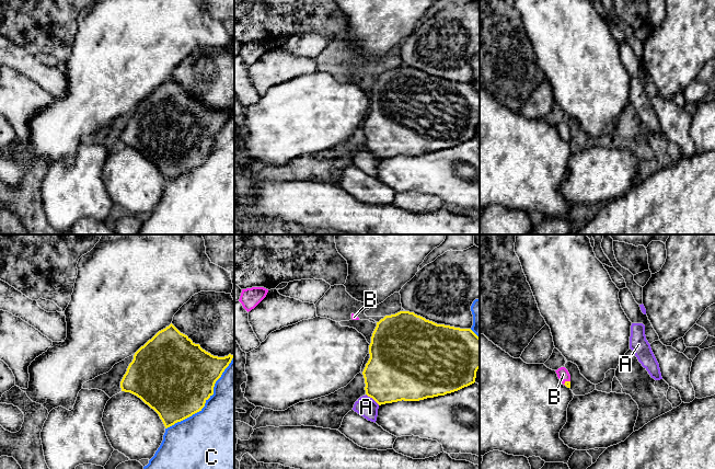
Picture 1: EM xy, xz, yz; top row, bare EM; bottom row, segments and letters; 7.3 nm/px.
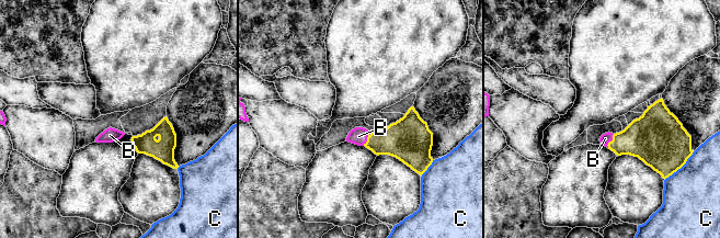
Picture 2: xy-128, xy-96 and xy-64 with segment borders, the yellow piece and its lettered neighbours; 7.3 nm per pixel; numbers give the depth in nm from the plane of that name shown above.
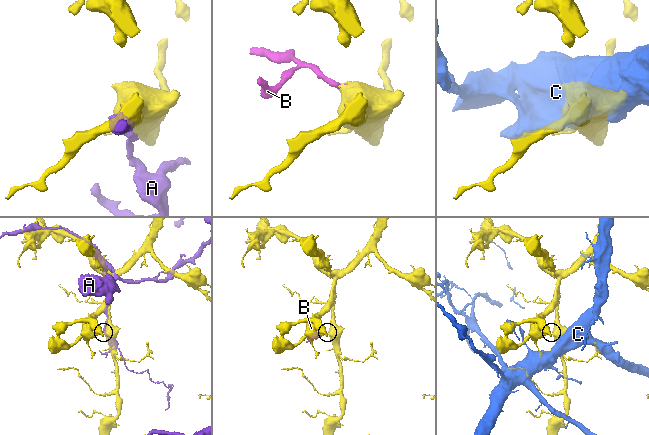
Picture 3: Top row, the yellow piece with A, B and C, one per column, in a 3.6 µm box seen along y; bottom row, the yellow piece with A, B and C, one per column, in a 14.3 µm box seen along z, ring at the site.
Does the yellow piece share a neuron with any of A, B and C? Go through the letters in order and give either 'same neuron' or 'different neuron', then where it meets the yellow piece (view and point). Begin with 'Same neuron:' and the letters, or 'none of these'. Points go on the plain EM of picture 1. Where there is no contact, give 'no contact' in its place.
Same neuron: B
A: different neuron; contact xz (372, 152)
B: same neuron; contact yz (566, 136)
C: different neuron; contact xy (207, 153)

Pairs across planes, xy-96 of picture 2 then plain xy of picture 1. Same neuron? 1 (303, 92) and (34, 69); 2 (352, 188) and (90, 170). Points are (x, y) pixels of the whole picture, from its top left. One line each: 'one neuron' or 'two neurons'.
1: one neuron
2: one neuron

